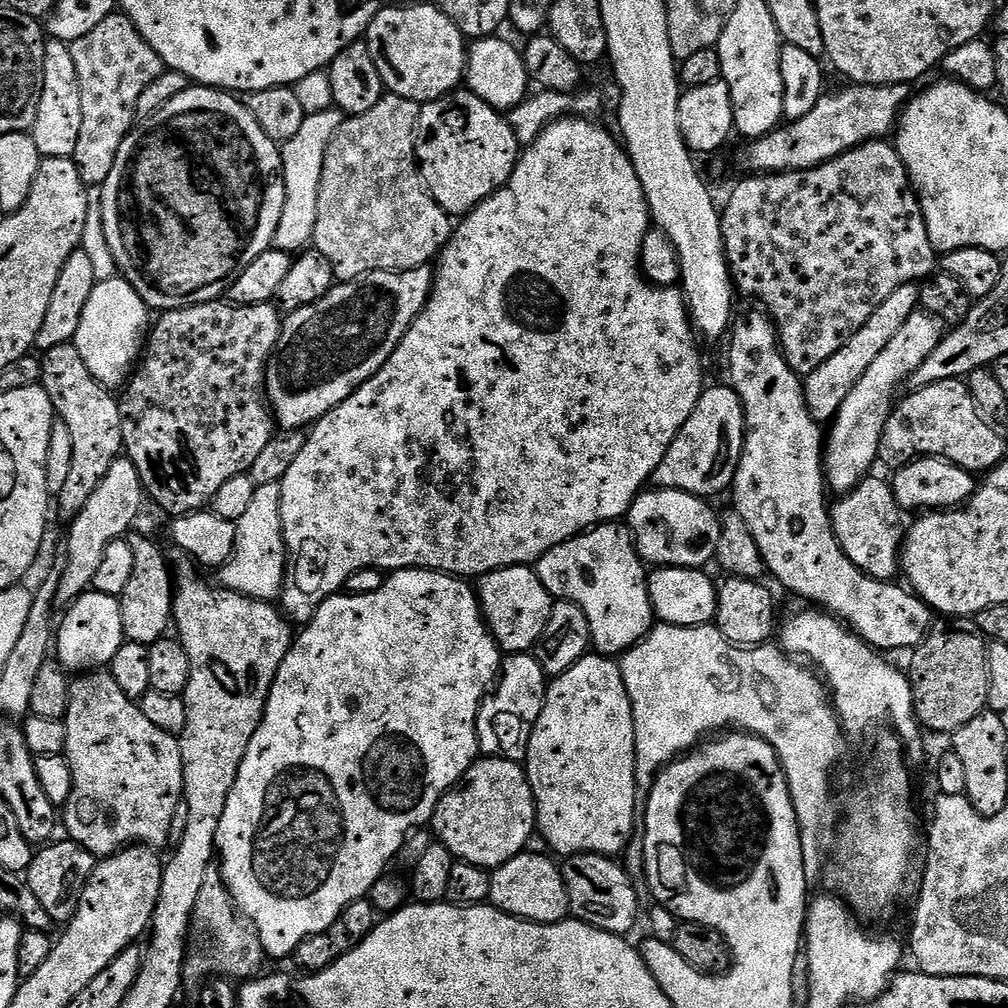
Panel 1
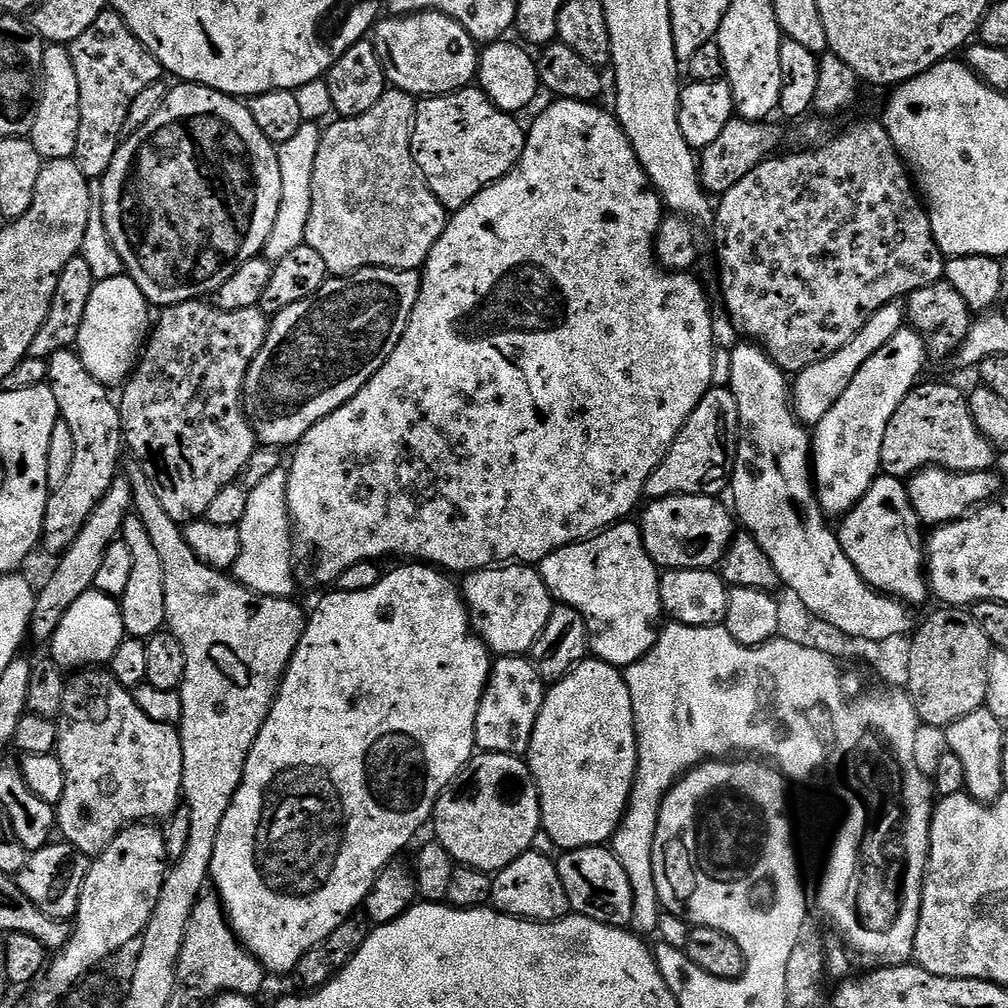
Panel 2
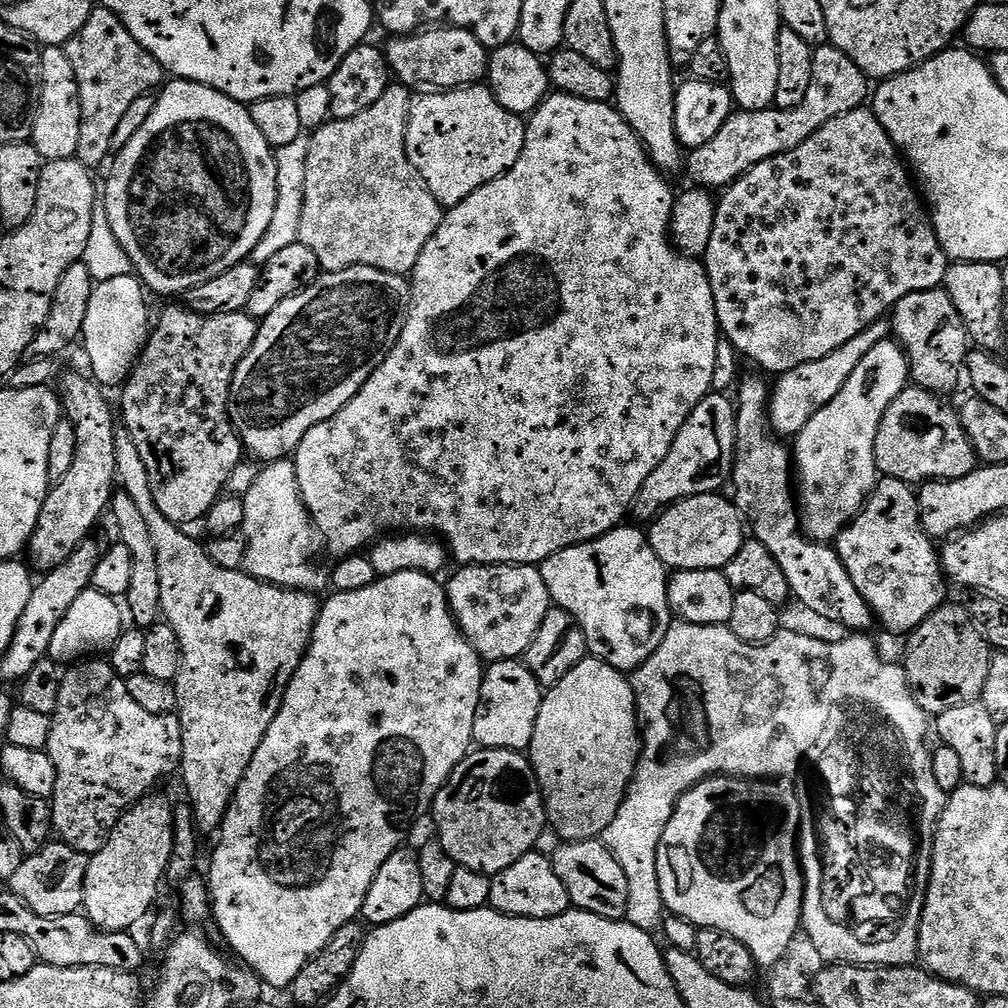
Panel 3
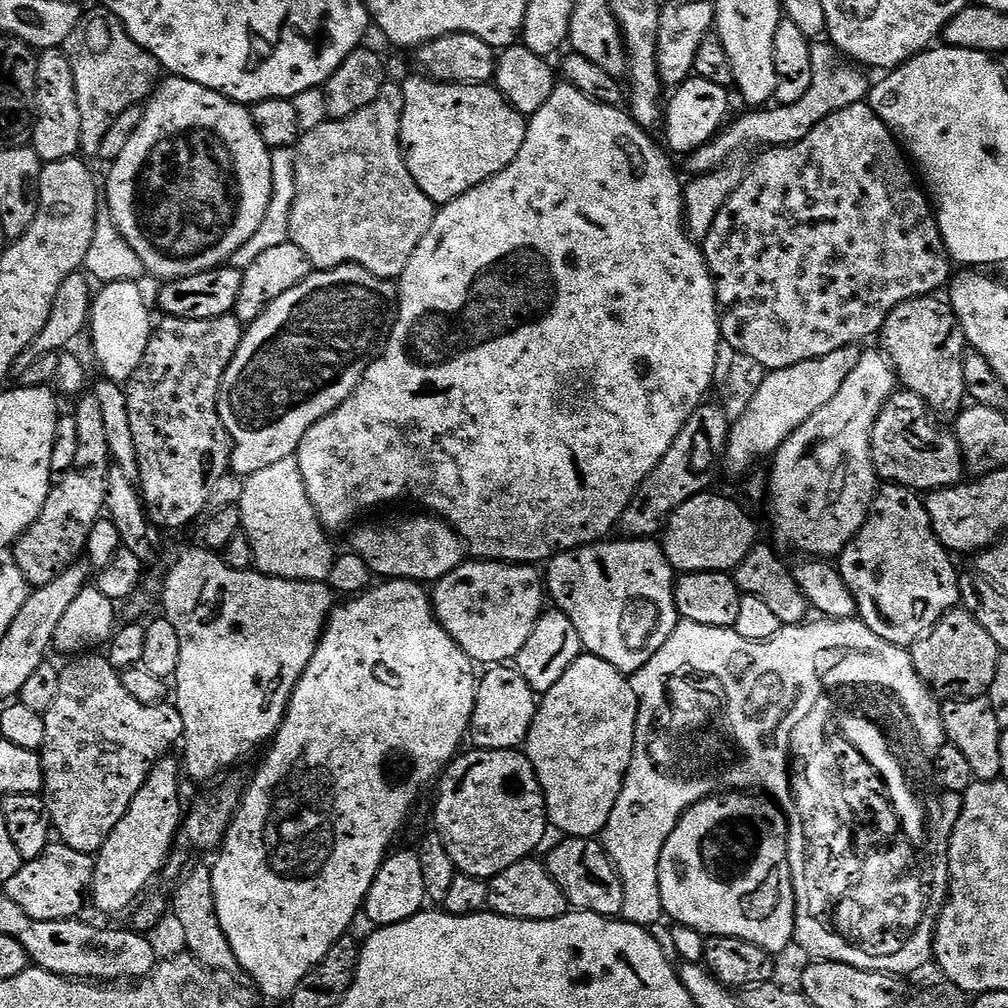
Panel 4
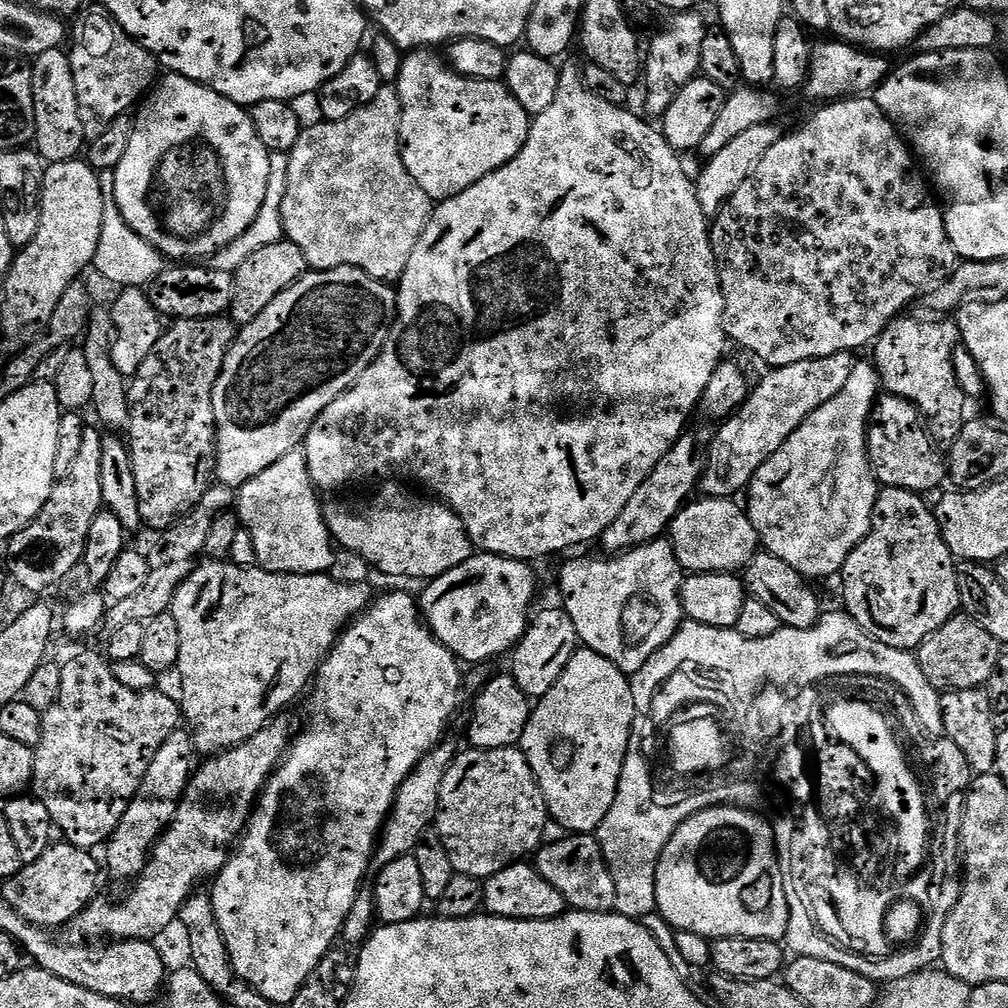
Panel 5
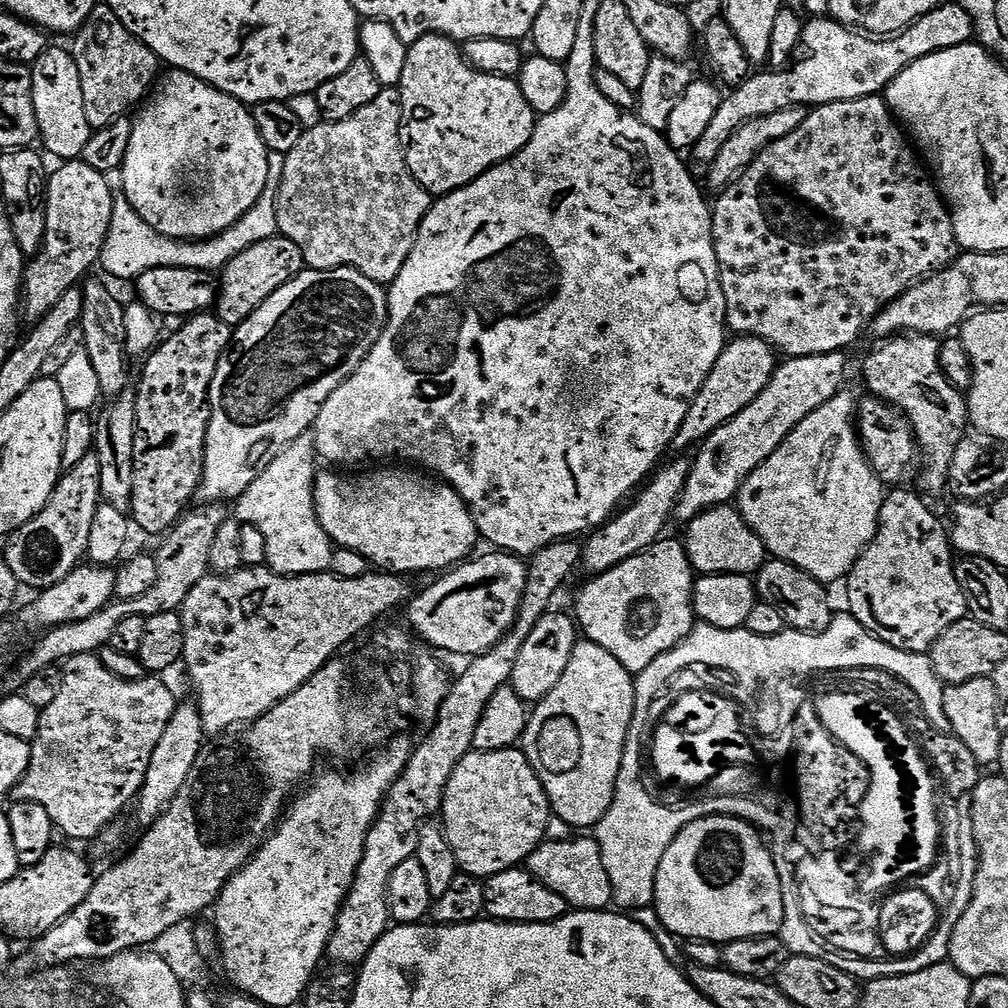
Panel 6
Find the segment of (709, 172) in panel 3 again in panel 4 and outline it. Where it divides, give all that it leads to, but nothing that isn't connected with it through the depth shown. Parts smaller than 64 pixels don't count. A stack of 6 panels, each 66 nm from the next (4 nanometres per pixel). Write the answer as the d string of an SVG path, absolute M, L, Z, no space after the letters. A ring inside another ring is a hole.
M826 40L815 41L811 48L811 66L813 78L805 97L794 103L754 108L736 120L734 118L714 139L685 157L688 174L697 176L715 172L729 163L735 157L735 152L750 146L769 148L792 145L806 138L810 130L830 114L867 99L871 79L868 80L868 74L861 67L848 61L835 44Z

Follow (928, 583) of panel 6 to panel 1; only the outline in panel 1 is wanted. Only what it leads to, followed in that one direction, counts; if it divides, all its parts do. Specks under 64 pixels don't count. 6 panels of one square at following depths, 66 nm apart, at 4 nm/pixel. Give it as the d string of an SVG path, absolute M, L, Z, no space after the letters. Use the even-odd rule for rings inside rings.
M872 474L861 480L857 488L853 488L851 492L843 493L837 500L840 501L834 506L831 505L830 508L832 529L846 558L850 558L850 562L854 562L854 566L858 566L858 570L862 570L867 576L873 576L875 580L891 581L895 577L892 575L895 572L897 575L901 571L900 554L910 527L909 513L900 505L898 498L894 498L891 483L887 479L879 480L876 474Z

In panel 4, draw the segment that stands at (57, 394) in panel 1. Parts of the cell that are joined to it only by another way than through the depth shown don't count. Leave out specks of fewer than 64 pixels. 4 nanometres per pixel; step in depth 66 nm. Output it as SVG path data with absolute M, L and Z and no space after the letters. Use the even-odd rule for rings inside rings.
M95 394L81 395L75 404L78 454L74 457L74 466L70 466L70 470L53 483L42 506L42 514L38 514L36 521L17 538L10 549L11 559L32 588L41 588L46 586L46 582L54 582L58 574L65 572L85 555L90 530L94 530L94 522L98 522L106 512L106 482L113 461L110 446L106 442L102 409L98 406Z

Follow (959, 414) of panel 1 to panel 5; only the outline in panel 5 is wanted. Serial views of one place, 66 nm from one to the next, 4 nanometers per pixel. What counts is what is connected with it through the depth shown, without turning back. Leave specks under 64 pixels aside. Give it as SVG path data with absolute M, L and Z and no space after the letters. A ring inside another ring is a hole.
M887 394L877 395L872 414L868 417L868 461L877 481L885 488L901 488L921 494L929 494L940 483L948 480L948 462L945 453L934 443L920 411L906 398Z

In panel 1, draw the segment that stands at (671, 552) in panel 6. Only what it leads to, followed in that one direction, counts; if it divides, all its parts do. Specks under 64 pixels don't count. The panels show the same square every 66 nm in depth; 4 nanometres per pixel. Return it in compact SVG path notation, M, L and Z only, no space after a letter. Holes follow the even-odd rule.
M620 522L598 524L587 532L580 533L573 540L562 542L551 548L547 554L534 565L536 577L546 586L546 590L556 600L574 602L586 614L586 622L590 622L592 635L591 647L601 656L619 658L640 643L654 627L650 590L648 589L649 569L632 543L632 534Z

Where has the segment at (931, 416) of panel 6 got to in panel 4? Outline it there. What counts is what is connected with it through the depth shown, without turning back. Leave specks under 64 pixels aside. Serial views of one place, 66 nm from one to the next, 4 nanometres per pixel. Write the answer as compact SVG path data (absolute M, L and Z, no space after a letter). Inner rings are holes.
M936 294L916 296L894 306L878 334L879 340L903 391L918 394L941 417L955 417L965 407L968 391L966 378L962 378L962 362L966 341L958 314L954 314L947 299Z

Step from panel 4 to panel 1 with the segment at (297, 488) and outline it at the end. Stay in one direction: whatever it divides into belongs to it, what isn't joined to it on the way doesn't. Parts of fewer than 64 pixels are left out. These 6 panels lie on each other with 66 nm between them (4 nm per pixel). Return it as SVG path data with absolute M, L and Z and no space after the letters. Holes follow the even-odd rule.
M280 485L257 488L246 514L236 524L236 548L227 564L219 569L219 583L252 600L275 601L284 591L284 573L288 567L288 547L284 545Z

